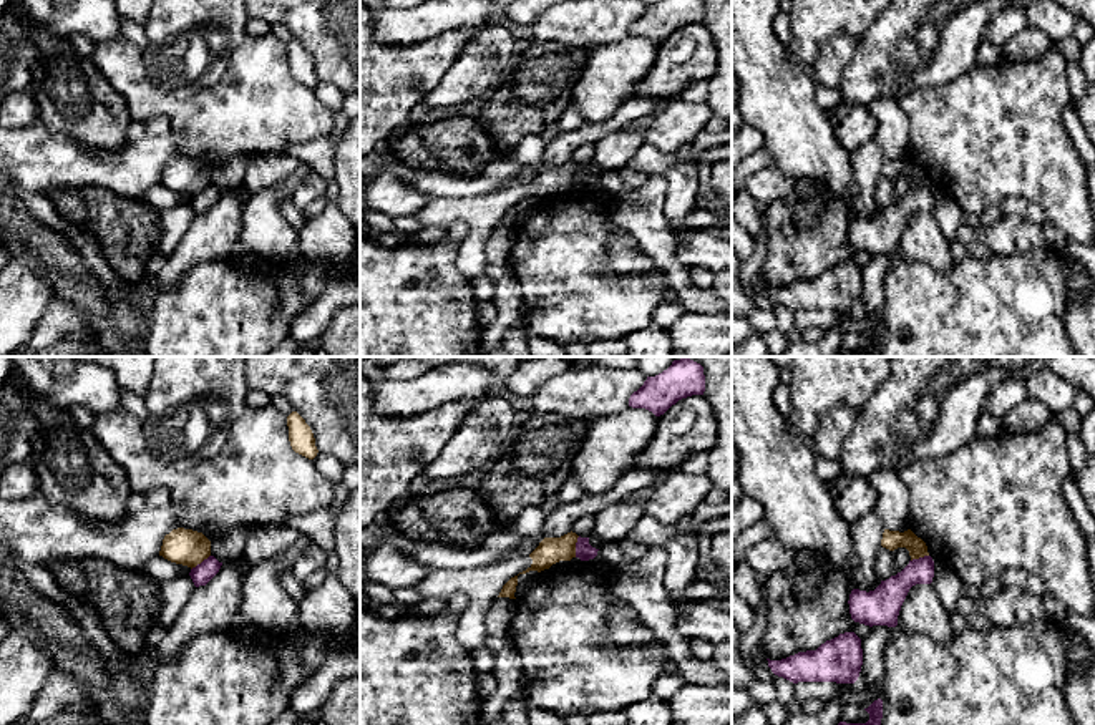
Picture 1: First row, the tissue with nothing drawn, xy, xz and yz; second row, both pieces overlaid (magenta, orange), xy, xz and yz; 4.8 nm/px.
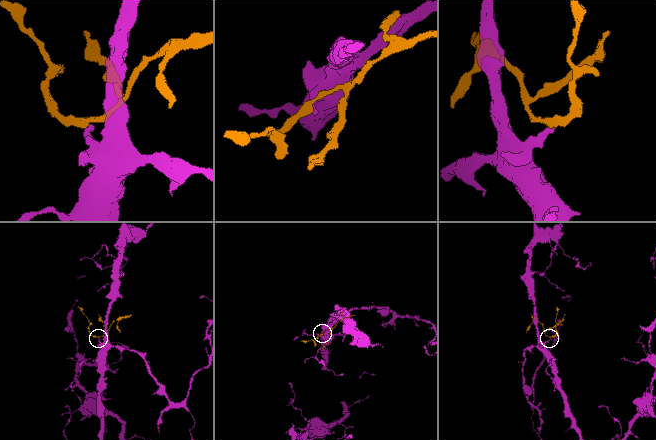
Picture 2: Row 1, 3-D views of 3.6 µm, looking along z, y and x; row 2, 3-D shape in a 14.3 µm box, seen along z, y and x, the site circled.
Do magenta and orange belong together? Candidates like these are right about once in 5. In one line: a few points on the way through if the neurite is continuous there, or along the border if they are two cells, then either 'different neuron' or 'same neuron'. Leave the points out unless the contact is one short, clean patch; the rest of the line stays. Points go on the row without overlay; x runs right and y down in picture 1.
border along xz (579, 165), (574, 184); different neuron

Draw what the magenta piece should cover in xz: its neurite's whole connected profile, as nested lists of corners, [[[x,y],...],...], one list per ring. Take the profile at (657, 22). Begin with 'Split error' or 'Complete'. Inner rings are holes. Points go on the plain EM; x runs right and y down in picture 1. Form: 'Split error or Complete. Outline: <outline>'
Complete. Outline: [[[662,0],[655,5],[647,5],[644,13],[630,23],[629,35],[645,36],[660,45],[679,28],[703,23],[703,20],[703,0]]]

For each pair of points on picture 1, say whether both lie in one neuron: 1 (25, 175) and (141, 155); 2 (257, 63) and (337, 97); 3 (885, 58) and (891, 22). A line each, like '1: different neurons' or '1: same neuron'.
1: same neuron
2: different neurons
3: same neuron

